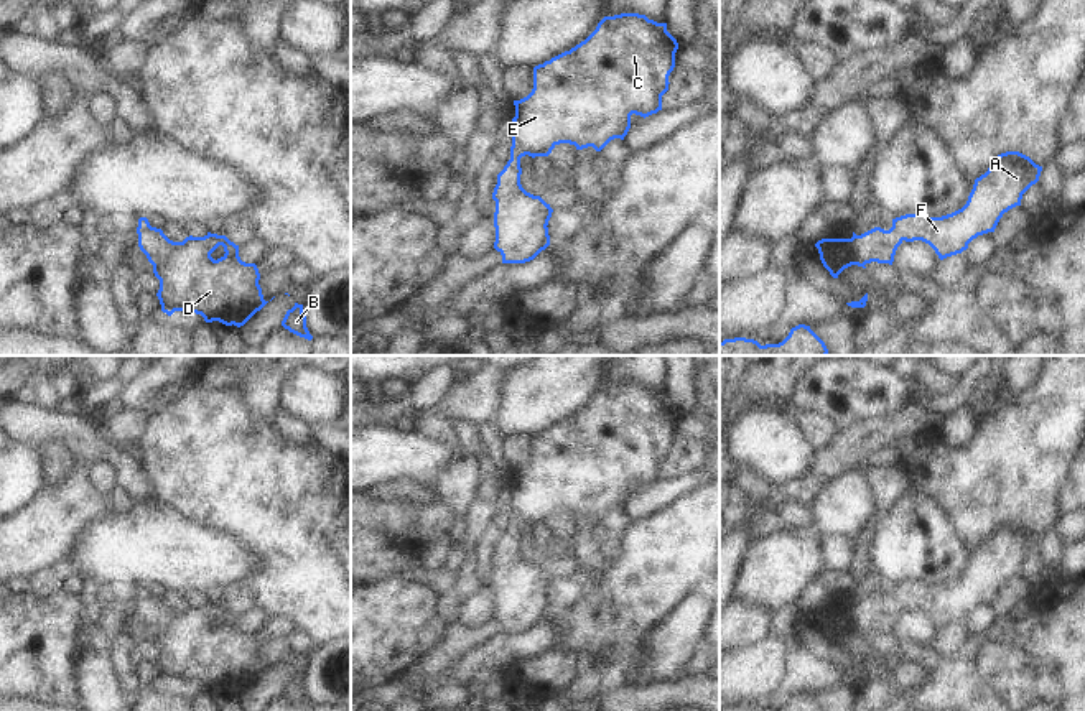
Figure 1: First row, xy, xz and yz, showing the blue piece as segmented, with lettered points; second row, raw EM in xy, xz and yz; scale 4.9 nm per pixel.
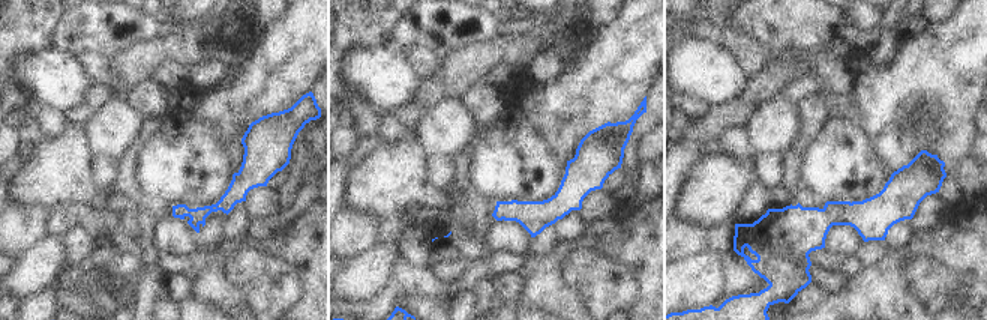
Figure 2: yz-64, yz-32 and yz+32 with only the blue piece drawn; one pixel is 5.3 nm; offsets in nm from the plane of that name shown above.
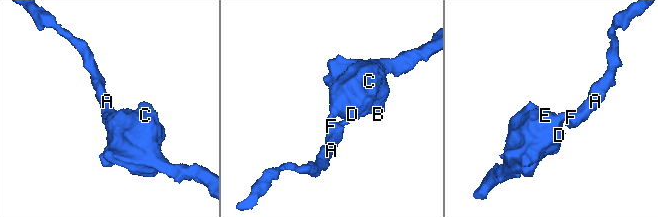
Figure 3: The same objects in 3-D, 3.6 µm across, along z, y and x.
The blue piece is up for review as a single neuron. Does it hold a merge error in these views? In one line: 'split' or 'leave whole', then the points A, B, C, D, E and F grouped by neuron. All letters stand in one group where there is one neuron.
leave whole; A B C D E F

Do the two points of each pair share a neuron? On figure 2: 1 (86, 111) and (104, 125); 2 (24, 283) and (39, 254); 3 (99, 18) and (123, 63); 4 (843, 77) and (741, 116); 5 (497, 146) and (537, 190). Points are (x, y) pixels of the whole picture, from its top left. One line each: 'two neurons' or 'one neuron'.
1: two neurons
2: one neuron
3: two neurons
4: two neurons
5: one neuron

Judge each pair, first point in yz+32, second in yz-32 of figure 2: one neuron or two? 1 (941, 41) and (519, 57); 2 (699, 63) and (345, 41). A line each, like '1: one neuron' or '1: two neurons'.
1: two neurons
2: two neurons

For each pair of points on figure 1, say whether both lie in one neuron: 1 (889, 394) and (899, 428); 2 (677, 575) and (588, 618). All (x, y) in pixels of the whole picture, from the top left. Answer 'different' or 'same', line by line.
1: different
2: same

